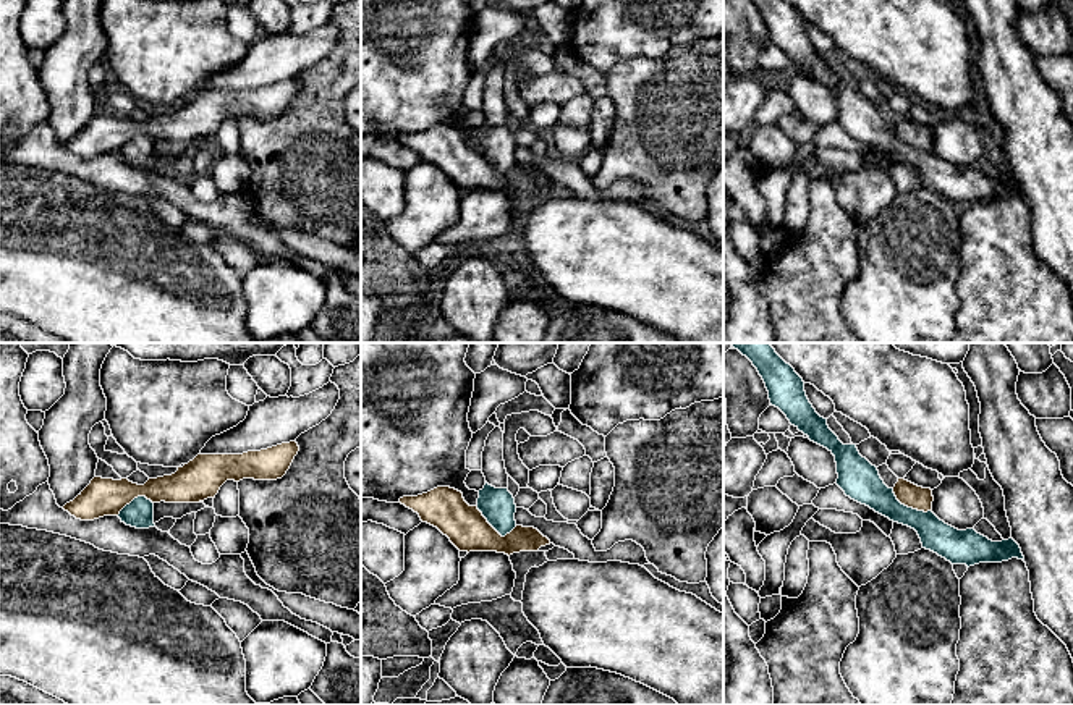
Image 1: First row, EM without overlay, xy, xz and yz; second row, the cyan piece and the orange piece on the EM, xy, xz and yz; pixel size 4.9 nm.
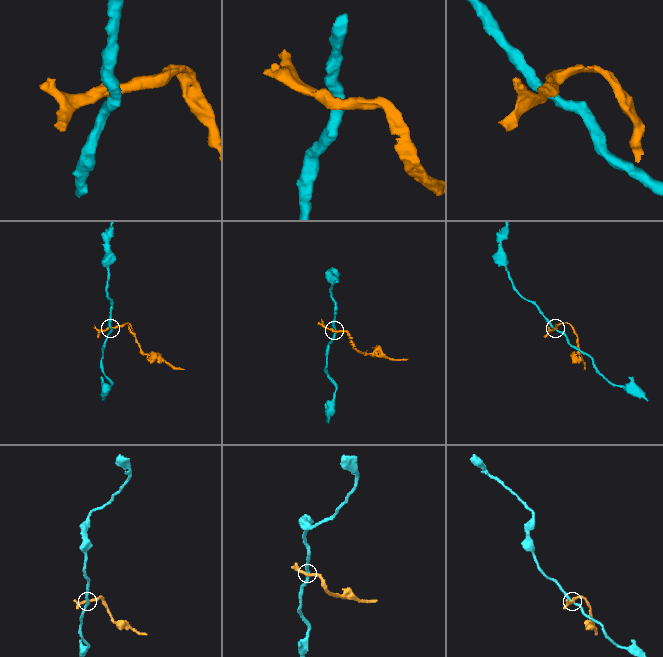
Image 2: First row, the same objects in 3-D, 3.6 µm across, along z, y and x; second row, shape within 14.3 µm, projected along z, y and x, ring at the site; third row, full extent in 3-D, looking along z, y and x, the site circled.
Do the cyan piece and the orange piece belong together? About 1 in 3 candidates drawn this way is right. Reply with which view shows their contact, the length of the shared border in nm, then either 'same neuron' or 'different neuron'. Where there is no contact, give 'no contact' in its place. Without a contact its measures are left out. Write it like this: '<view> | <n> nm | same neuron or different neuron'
yz | 240 nm | different neuron

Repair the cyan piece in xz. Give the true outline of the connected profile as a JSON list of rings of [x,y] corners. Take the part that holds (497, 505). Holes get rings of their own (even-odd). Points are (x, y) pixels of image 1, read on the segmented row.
[[[486,482],[479,490],[477,509],[502,537],[516,527],[516,504],[508,488],[495,488]]]

